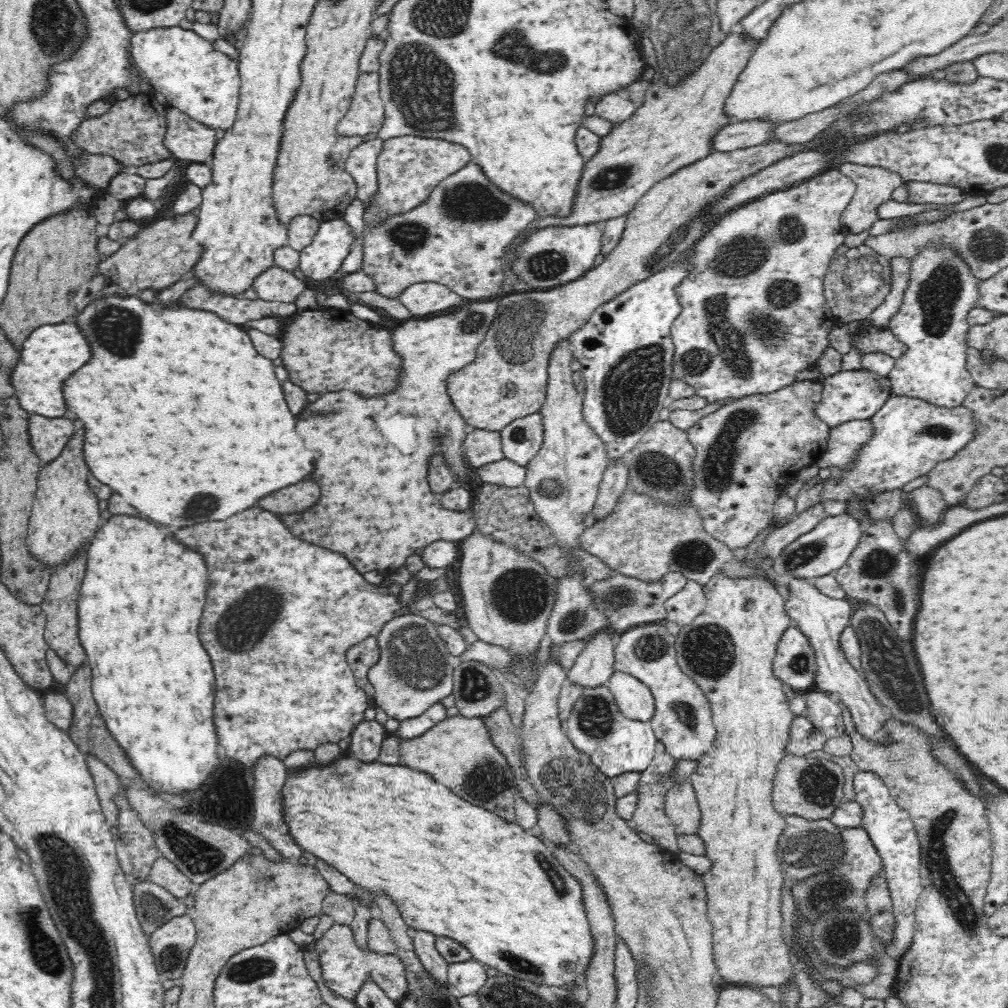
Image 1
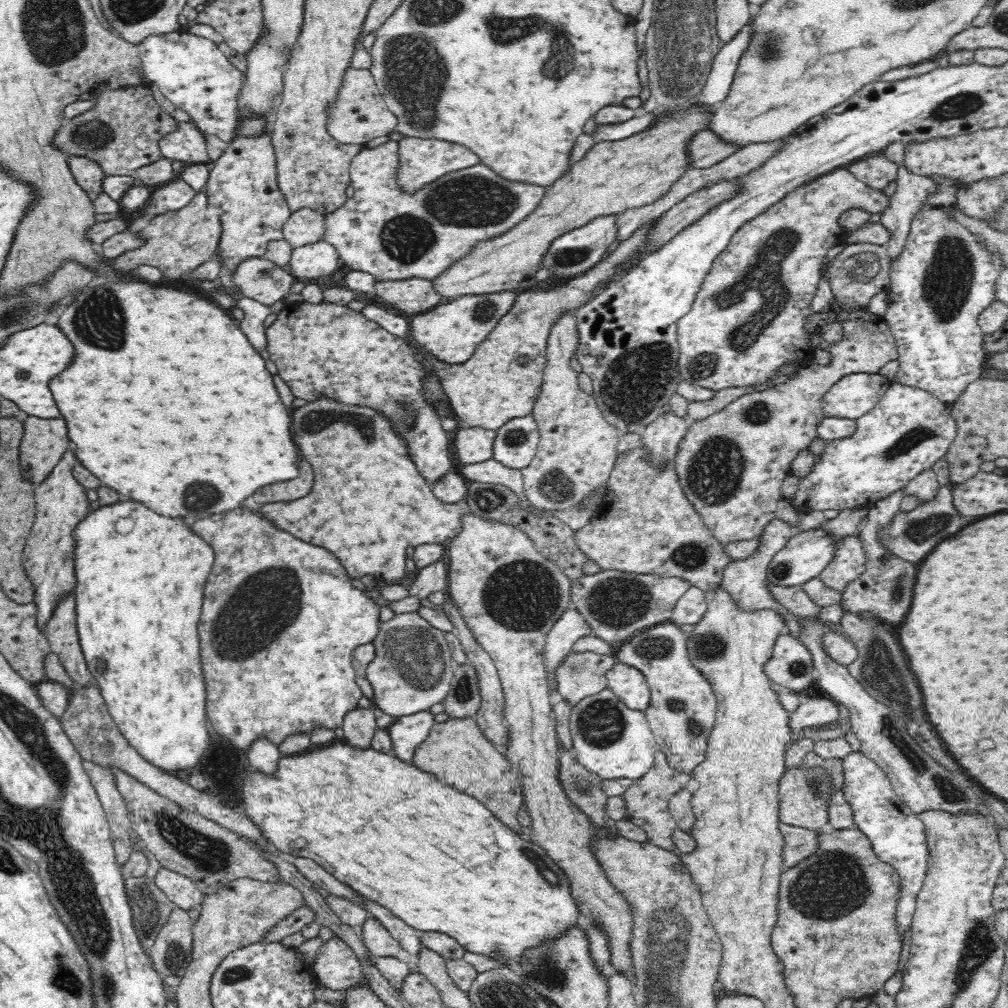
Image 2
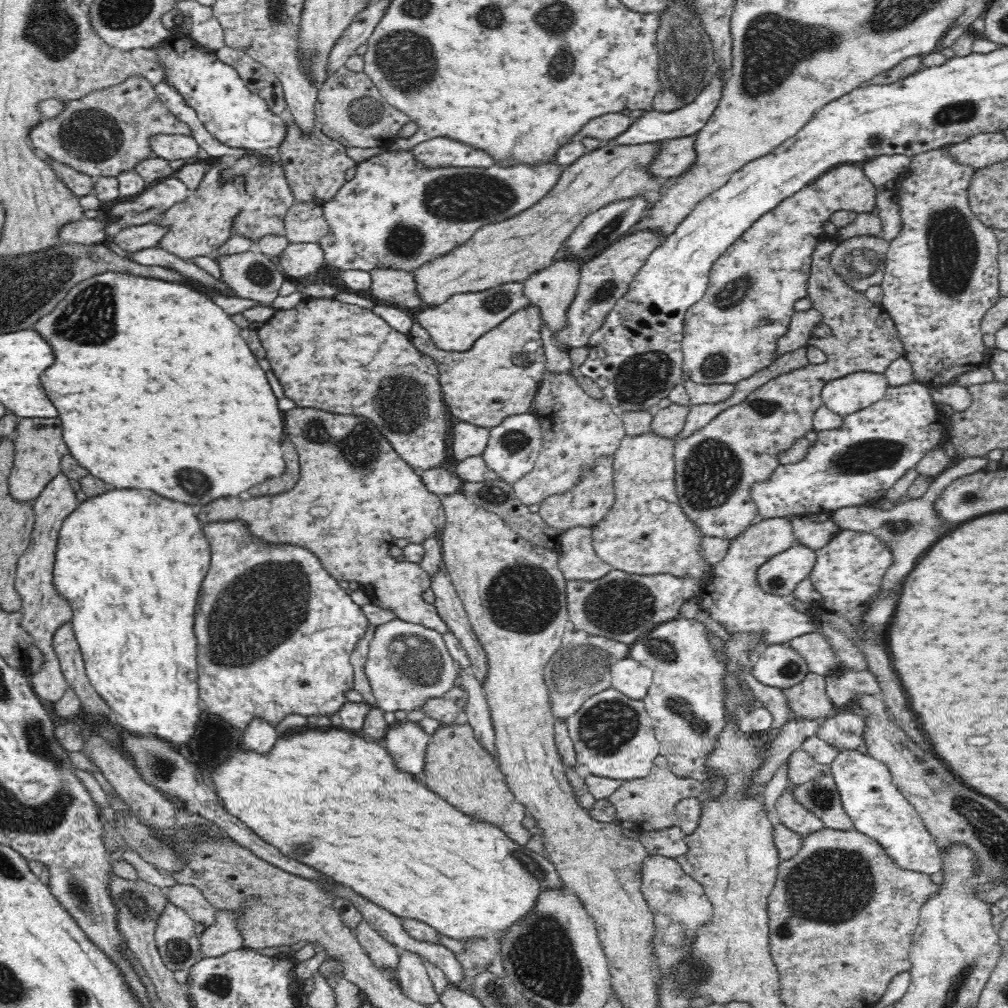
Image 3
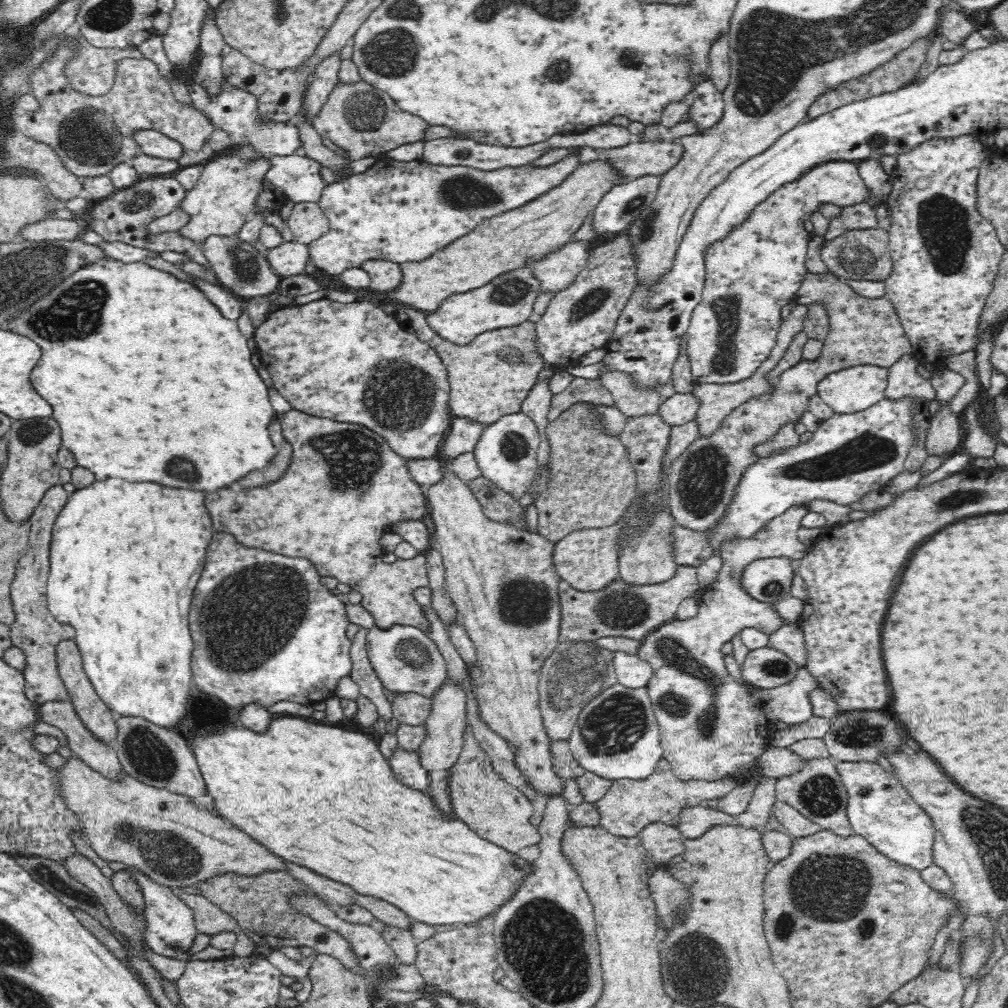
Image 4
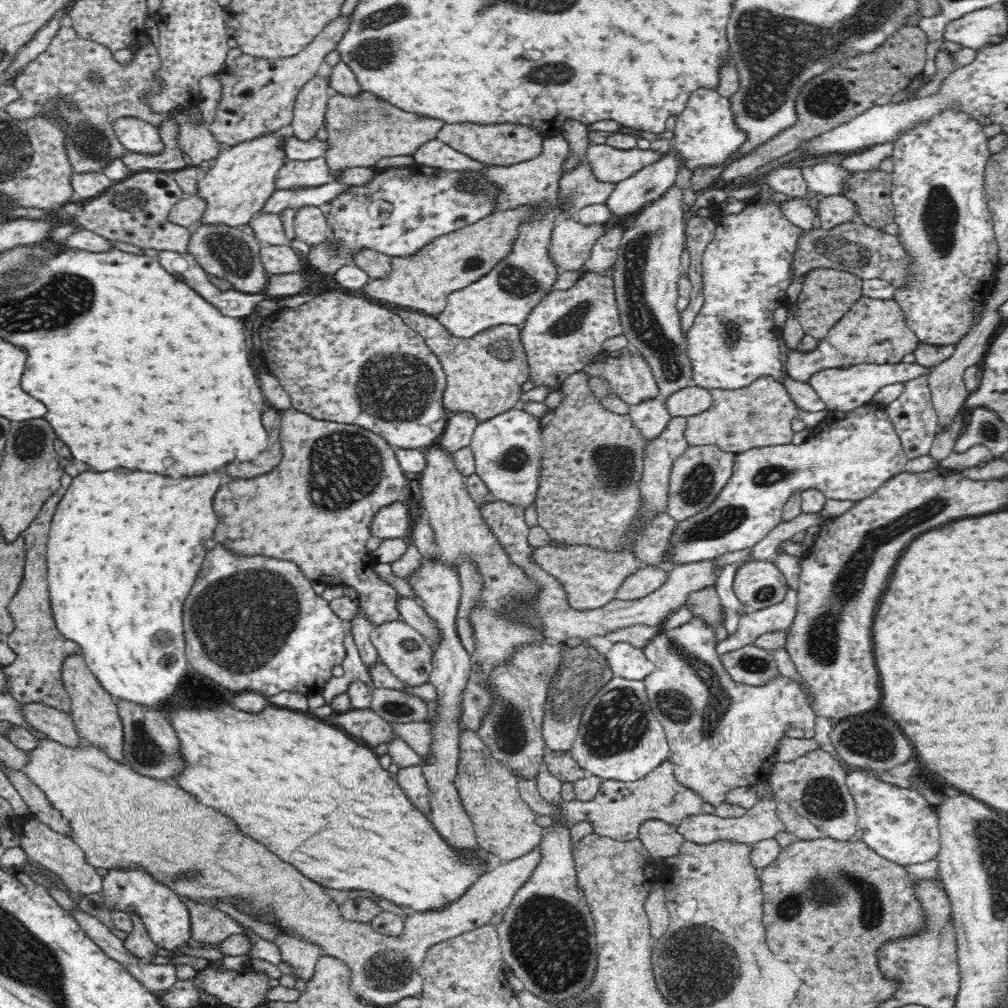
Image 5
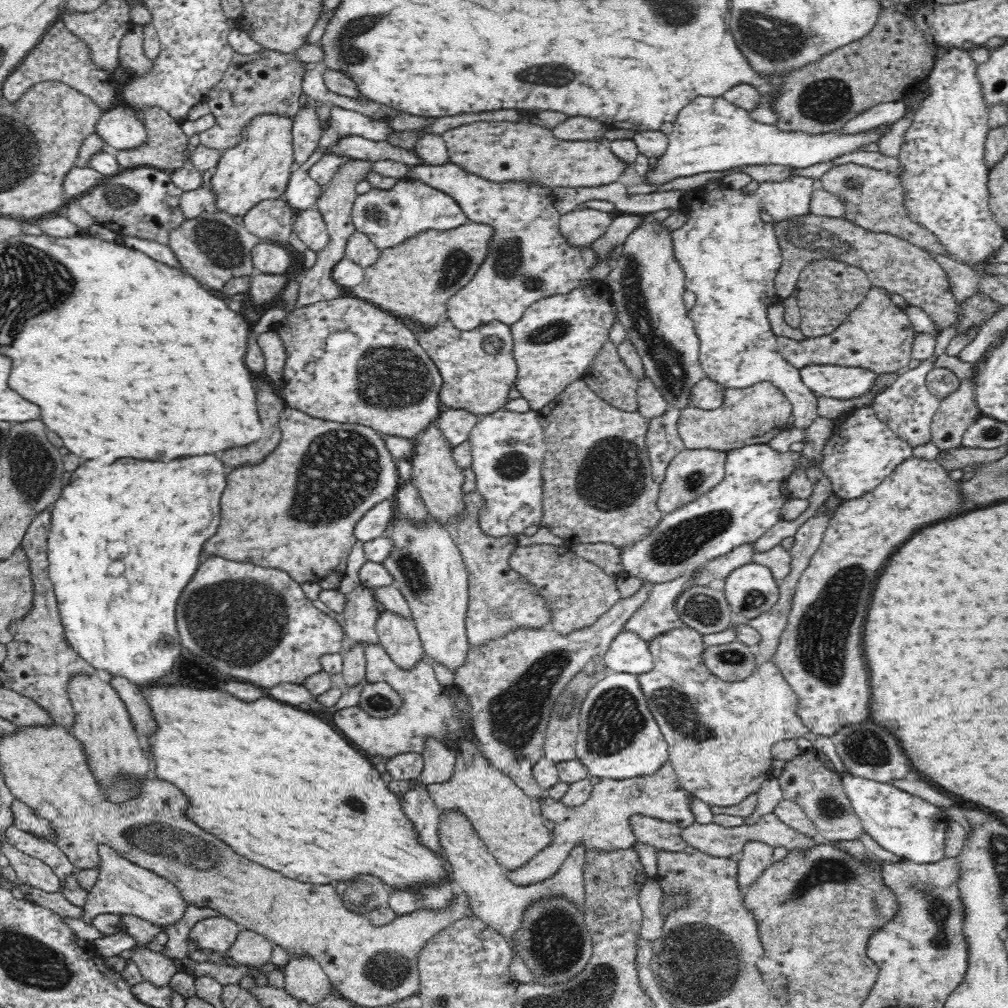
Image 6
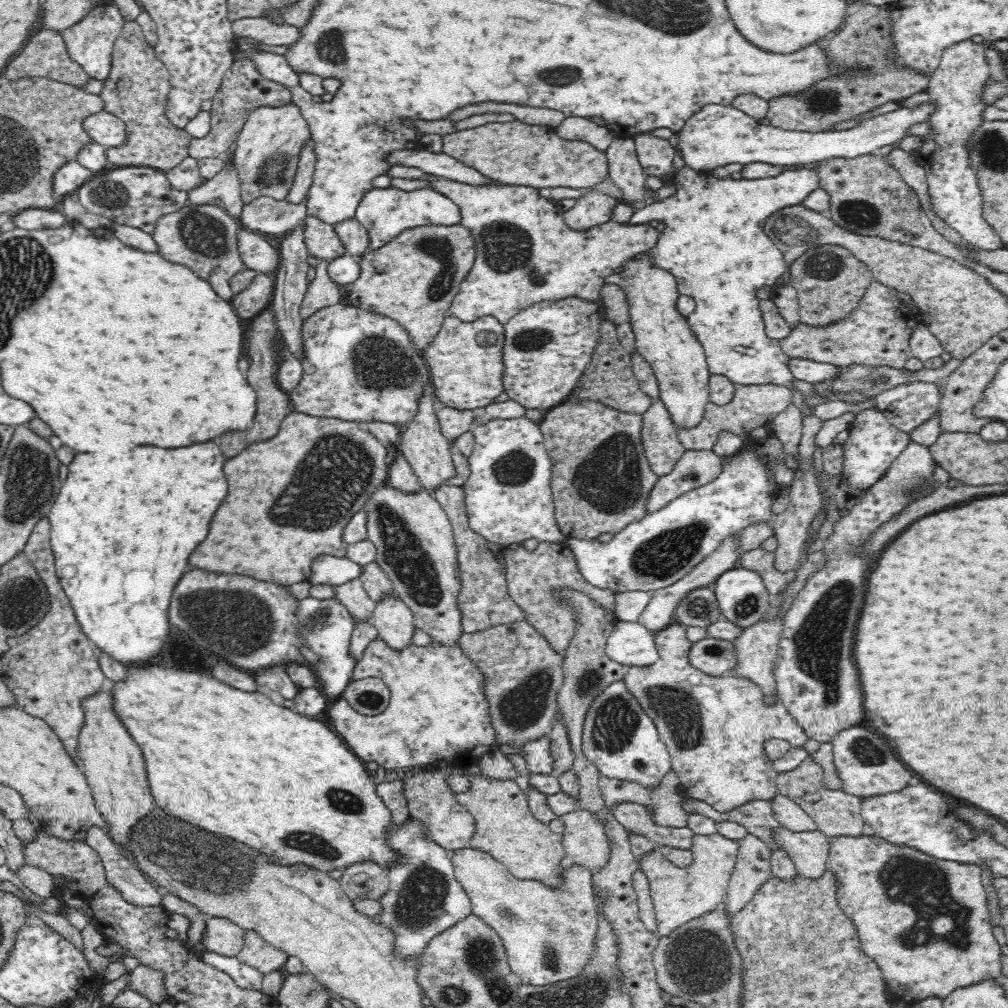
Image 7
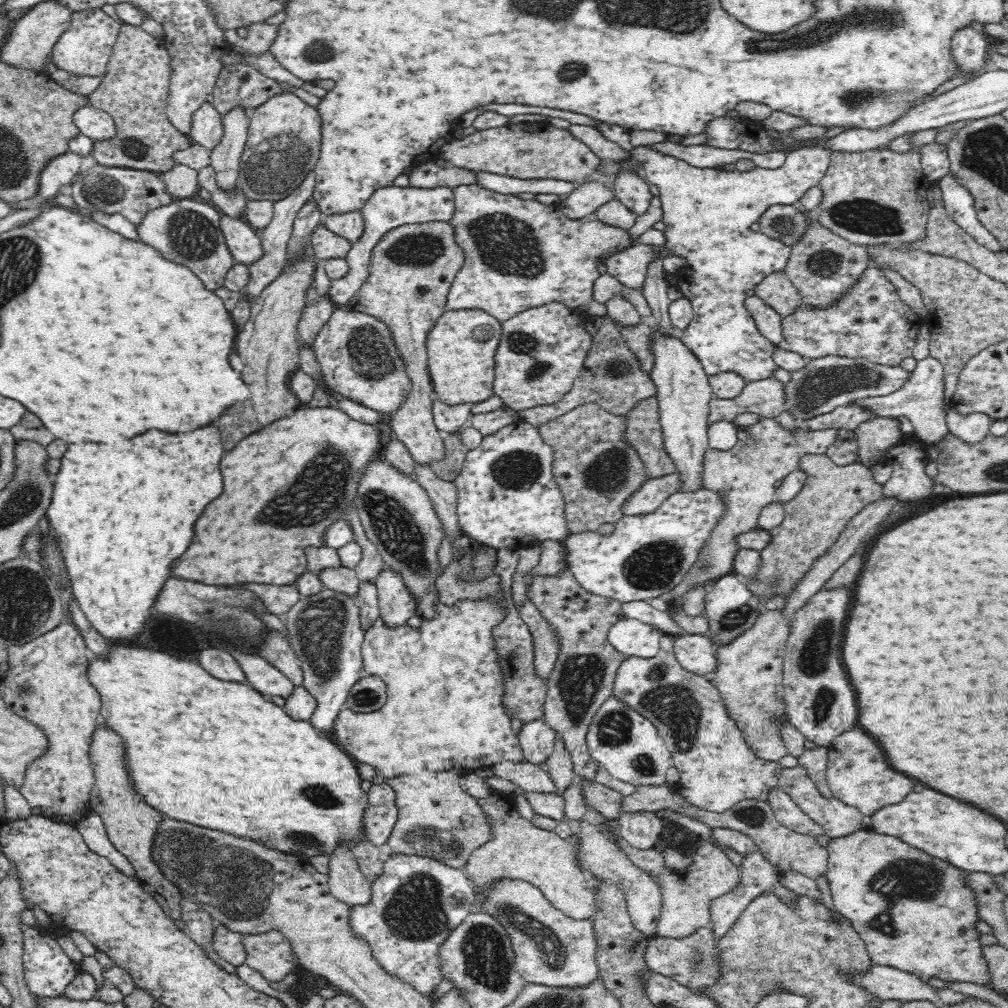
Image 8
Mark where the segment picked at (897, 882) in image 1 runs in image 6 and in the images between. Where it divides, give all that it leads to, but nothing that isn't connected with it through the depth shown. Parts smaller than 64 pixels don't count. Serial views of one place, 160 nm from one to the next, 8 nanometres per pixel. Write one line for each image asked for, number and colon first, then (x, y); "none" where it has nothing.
2: (899, 838)
3: (878, 809)
4: (880, 809)
5: (899, 824)
6: (910, 827)

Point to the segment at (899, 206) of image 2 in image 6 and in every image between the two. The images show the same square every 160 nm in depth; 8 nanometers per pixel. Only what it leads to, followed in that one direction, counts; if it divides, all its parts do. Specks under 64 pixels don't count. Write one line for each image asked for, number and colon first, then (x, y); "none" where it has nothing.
3: (732, 332)
4: (758, 267)
5: (732, 342)
6: (730, 257)

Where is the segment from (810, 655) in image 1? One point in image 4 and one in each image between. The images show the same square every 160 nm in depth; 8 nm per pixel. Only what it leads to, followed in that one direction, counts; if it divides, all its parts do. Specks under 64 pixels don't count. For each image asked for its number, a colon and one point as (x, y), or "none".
2: (791, 664)
3: (778, 665)
4: (764, 668)

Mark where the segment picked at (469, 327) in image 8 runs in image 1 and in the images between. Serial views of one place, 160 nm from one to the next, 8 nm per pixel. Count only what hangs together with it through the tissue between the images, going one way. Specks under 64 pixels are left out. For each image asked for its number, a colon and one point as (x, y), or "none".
1: (507, 380)
2: (502, 379)
3: (499, 376)
4: (489, 377)
5: (484, 373)
6: (478, 370)
7: (465, 358)

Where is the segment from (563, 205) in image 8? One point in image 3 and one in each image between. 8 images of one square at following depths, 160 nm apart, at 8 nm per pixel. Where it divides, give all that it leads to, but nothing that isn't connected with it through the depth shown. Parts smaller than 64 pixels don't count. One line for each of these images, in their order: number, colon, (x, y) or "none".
3: (551, 289)
4: (556, 270)
5: (571, 241)
6: (583, 226)
7: (593, 207)

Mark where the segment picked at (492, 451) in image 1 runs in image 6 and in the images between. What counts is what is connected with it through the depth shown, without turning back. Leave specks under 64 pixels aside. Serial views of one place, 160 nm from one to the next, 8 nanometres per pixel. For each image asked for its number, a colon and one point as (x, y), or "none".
2: (473, 444)
3: (469, 440)
4: (464, 432)
5: (459, 429)
6: (456, 424)

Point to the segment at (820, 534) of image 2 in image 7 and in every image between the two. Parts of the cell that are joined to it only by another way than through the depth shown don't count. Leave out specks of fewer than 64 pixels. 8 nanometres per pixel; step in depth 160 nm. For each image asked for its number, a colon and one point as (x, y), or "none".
3: (779, 575)
4: (769, 580)
5: (758, 584)
6: (750, 590)
7: (743, 600)

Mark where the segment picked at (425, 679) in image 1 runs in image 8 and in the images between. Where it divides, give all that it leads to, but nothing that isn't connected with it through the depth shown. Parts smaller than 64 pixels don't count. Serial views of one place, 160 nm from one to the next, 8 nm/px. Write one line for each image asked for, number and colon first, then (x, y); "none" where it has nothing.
2: (412, 668)
3: (407, 663)
4: (404, 658)
5: (408, 654)
6: (399, 637)
7: (394, 620)
8: (397, 604)

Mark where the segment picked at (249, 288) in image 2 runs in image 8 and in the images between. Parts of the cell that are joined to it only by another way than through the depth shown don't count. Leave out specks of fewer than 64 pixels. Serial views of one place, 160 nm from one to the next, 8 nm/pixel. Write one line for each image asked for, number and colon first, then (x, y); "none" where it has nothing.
3: (251, 274)
4: (239, 266)
5: (226, 252)
6: (212, 248)
7: (202, 237)
8: (187, 231)

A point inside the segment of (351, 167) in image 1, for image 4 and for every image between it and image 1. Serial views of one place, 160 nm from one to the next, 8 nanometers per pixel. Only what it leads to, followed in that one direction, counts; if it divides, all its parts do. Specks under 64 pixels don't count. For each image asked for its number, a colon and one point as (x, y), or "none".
2: (393, 234)
3: (396, 212)
4: (403, 212)

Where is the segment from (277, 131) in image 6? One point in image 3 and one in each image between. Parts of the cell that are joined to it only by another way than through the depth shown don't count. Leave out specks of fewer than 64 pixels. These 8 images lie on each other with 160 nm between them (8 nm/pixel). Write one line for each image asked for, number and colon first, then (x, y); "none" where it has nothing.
3: (194, 229)
4: (224, 198)
5: (243, 178)

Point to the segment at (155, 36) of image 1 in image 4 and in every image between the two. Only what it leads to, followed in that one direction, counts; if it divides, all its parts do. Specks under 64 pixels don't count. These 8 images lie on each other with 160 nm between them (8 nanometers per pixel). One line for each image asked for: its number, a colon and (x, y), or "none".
2: (193, 73)
3: (230, 111)
4: (235, 111)

